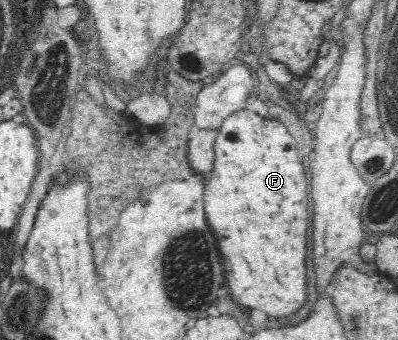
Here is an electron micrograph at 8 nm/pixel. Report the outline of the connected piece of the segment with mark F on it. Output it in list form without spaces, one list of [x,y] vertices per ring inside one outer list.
[[[242,109],[223,120],[214,141],[214,168],[205,179],[205,212],[210,227],[216,231],[226,283],[236,303],[246,309],[262,311],[272,319],[286,321],[308,303],[308,200],[309,185],[304,173],[305,161],[300,147],[305,139],[275,117],[266,119],[256,112]]]

